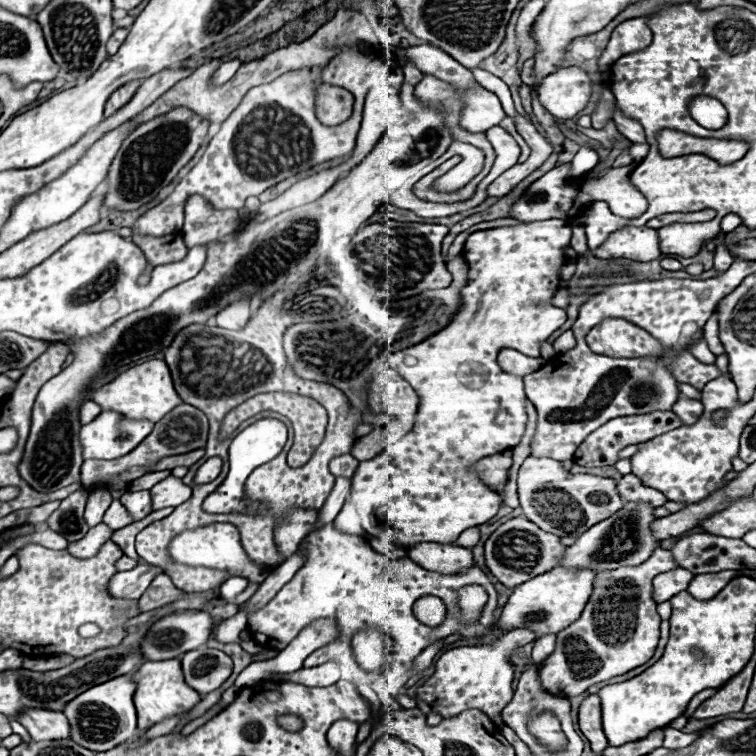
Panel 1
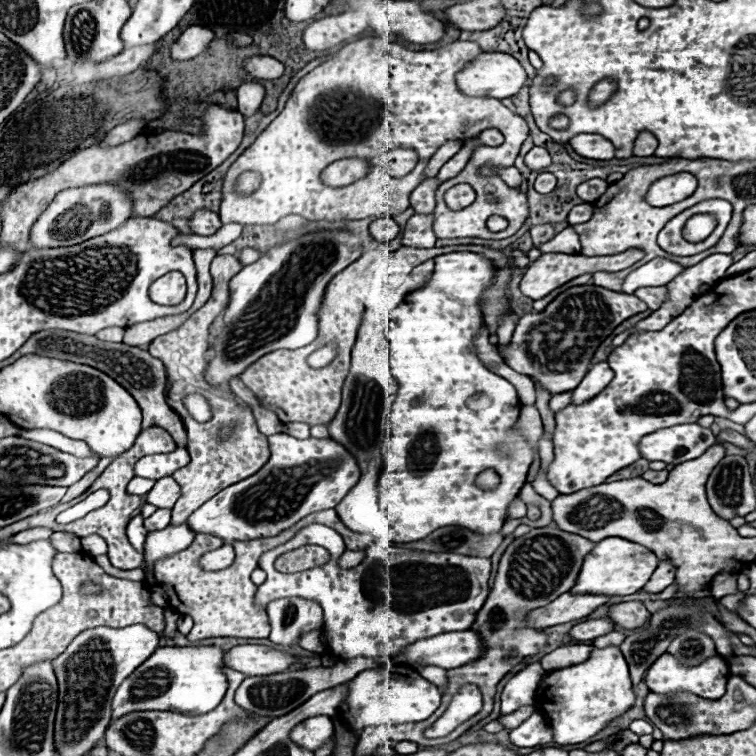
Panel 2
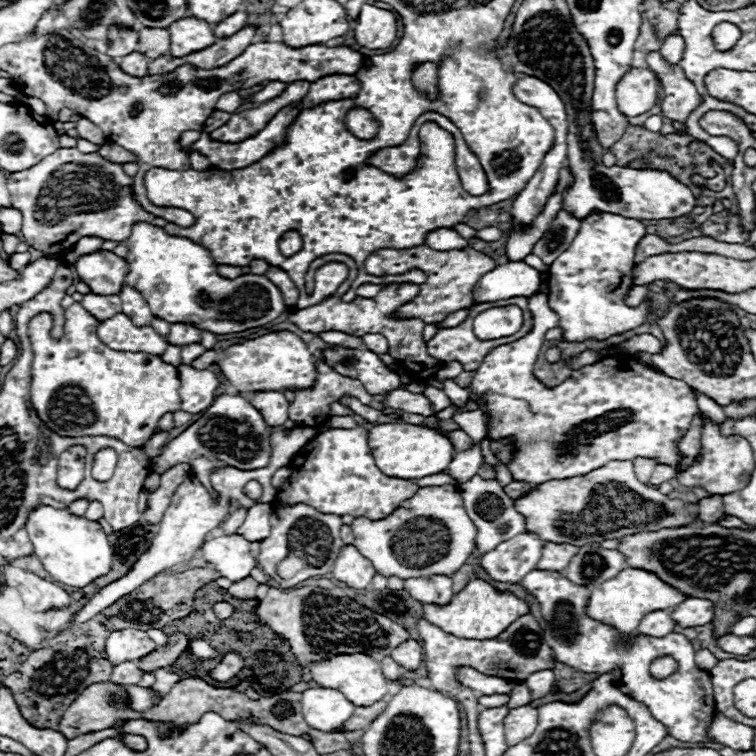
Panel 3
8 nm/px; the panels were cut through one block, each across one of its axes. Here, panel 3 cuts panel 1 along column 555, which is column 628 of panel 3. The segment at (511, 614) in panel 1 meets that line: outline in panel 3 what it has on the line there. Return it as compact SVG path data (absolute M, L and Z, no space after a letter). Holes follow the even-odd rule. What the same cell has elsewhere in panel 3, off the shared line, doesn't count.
M624 568L616 578L602 582L598 588L592 588L586 604L586 616L616 628L618 634L632 634L636 632L642 616L658 608L670 610L674 608L674 604L680 604L684 598L686 596L680 596L674 588L668 588L668 584L658 580L654 574L636 568Z

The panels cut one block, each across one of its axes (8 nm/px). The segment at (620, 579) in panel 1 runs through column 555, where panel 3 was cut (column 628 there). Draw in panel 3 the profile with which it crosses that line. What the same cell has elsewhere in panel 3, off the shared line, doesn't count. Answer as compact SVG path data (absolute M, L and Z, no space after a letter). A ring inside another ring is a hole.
M534 570L526 574L518 584L524 586L540 602L542 616L552 628L550 632L544 632L544 636L552 648L556 662L564 662L572 668L584 672L598 672L598 674L614 670L616 686L624 694L642 702L650 710L650 714L668 728L670 736L682 742L706 742L704 732L714 716L712 682L710 674L694 664L696 652L686 636L674 632L662 638L638 634L632 648L624 650L622 640L614 628L586 616L584 608L590 598L588 588L570 584L570 580L566 580L560 572L550 572L550 570ZM664 654L672 656L678 662L678 670L664 680L652 678L648 668L654 658Z

